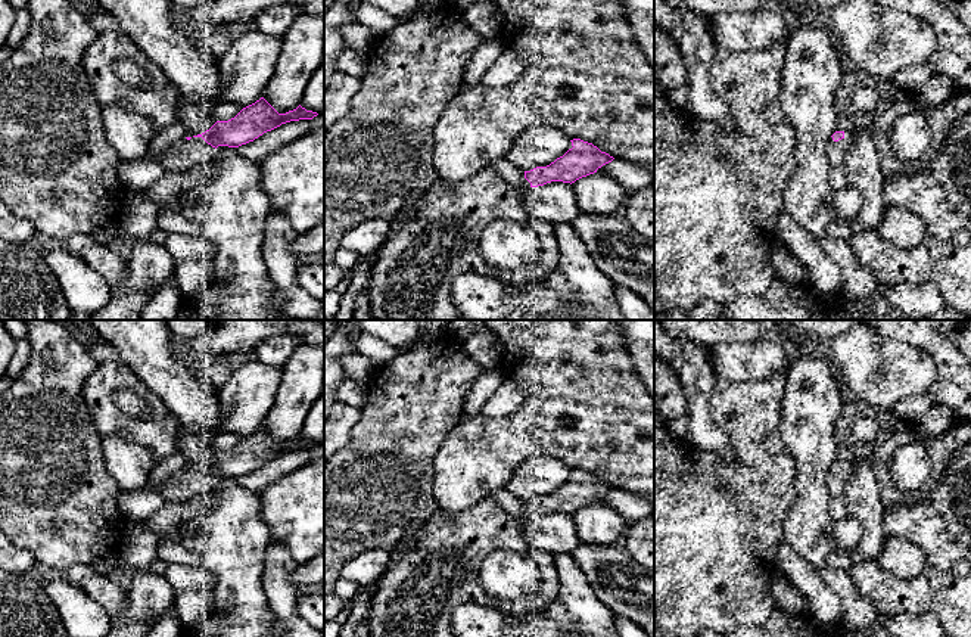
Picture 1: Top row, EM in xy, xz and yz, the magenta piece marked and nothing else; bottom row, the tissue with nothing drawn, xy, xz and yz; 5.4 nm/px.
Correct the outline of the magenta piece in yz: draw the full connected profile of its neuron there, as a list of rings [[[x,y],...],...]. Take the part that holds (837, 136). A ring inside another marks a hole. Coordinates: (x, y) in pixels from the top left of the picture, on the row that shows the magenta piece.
[[[835,131],[828,145],[828,161],[831,167],[843,167],[844,156],[855,142],[855,131]]]

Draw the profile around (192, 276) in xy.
[[[177,261],[174,280],[186,296],[206,288],[212,280],[212,274],[203,261]]]

